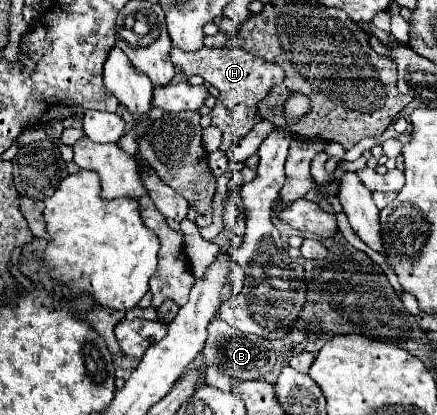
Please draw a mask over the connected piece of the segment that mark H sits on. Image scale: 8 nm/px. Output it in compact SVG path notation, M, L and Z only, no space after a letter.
M175 46L171 50L171 62L185 76L199 74L205 78L205 82L219 90L217 104L211 110L211 124L223 132L223 142L219 148L221 152L229 152L229 146L235 140L251 132L251 128L261 120L257 104L269 94L271 86L283 80L283 70L279 66L239 48L201 48L195 52L185 52Z

